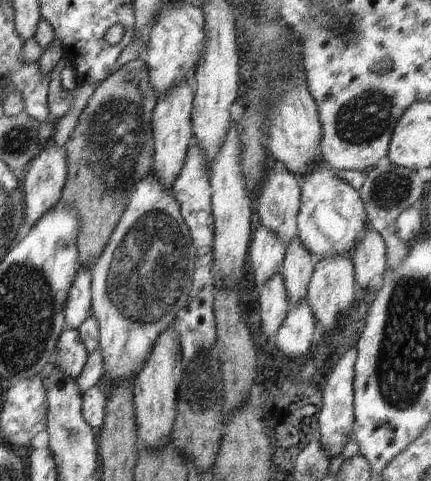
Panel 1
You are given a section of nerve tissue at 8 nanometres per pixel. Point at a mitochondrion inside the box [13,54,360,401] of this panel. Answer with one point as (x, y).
(148, 270)

